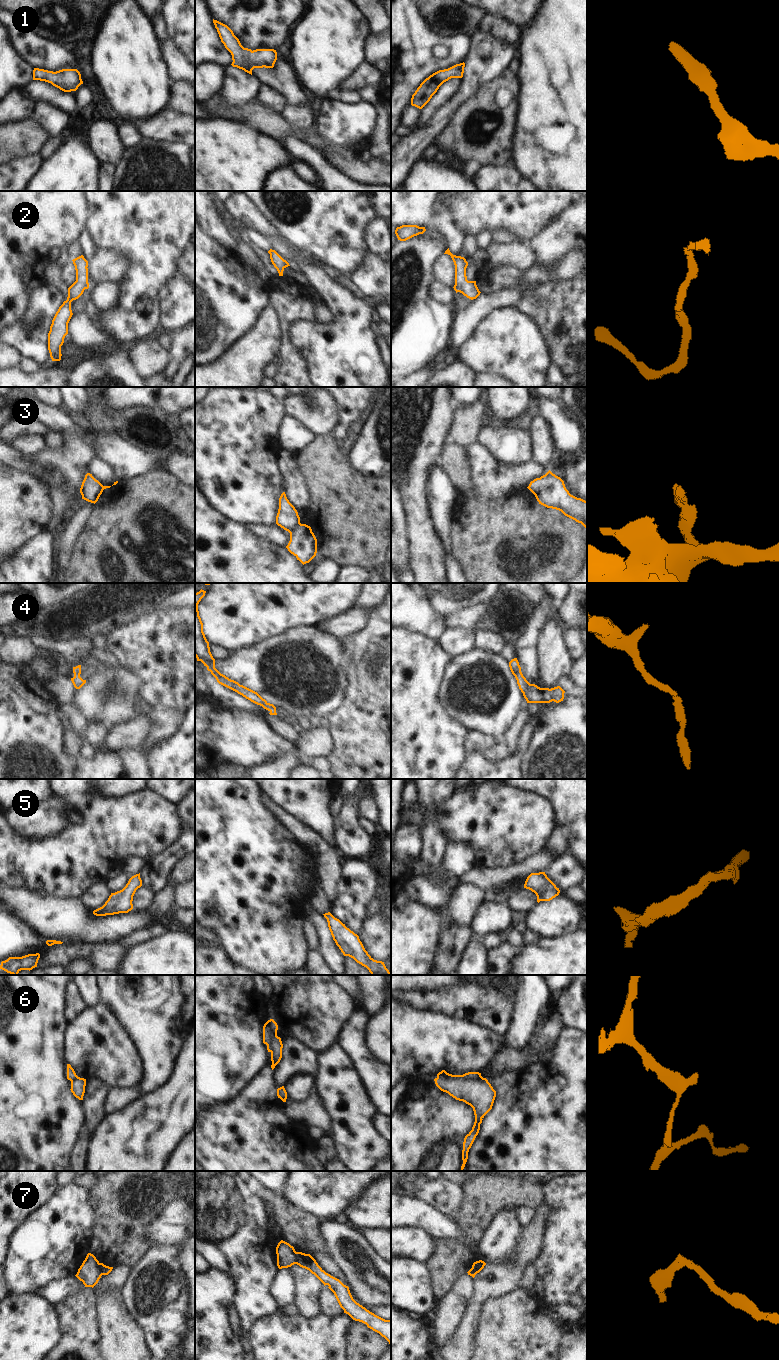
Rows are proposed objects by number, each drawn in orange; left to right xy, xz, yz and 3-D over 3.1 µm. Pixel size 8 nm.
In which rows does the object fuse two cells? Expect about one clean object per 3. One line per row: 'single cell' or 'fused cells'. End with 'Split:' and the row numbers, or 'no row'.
1: single cell
2: single cell
3: fused cells
4: single cell
5: single cell
6: fused cells
7: fused cells
Split: 3, 6, 7

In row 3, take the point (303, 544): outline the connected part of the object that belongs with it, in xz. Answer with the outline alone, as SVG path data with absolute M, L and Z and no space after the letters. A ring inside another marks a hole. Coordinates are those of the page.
M300 524L290 533L290 541L286 546L303 565L309 563L317 553L317 539L310 526Z

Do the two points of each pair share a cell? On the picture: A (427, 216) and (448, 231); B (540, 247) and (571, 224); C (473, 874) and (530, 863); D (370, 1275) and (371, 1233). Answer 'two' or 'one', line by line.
A: one
B: one
C: one
D: two

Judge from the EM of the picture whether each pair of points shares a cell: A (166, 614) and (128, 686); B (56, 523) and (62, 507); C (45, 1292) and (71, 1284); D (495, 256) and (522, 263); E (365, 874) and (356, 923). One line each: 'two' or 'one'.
A: two
B: one
C: one
D: one
E: one

